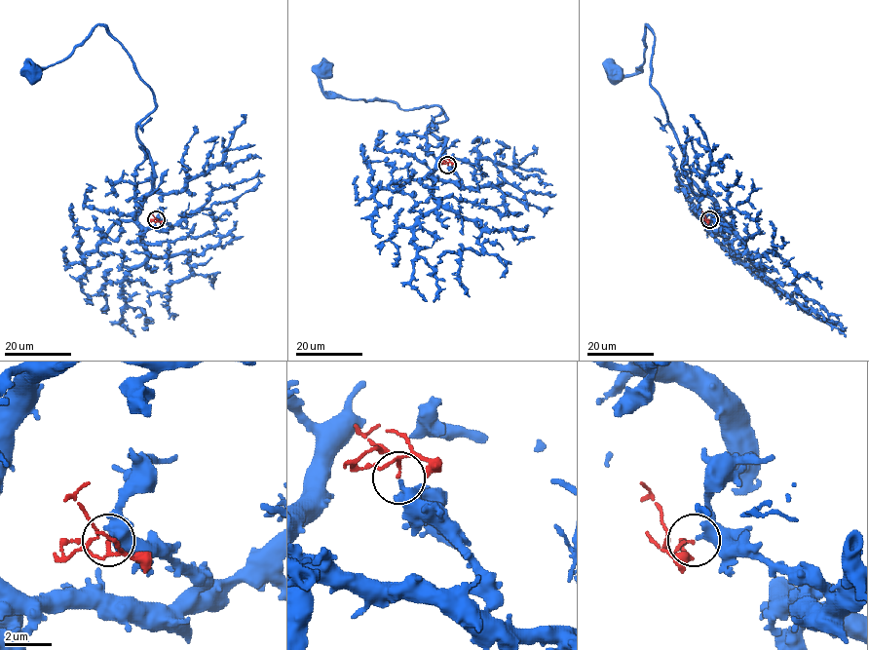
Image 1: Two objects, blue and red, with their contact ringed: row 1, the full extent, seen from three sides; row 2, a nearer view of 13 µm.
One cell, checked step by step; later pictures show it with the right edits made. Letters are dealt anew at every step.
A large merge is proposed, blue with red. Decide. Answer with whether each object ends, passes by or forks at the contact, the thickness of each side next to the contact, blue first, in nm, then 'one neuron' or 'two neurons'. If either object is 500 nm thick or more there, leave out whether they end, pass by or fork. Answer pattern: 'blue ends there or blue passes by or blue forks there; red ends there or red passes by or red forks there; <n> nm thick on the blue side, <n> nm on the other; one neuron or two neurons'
blue ends there; red passes by; 400 nm thick on the blue side, 90 nm on the other; two neurons

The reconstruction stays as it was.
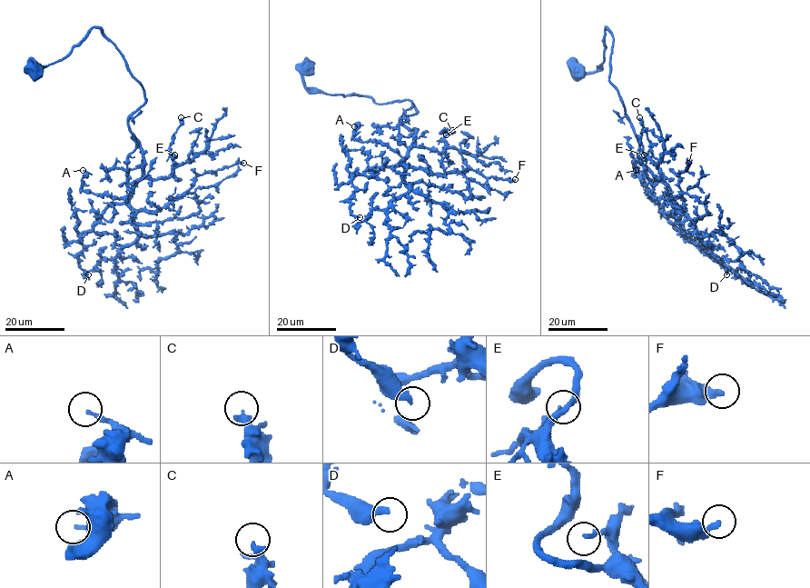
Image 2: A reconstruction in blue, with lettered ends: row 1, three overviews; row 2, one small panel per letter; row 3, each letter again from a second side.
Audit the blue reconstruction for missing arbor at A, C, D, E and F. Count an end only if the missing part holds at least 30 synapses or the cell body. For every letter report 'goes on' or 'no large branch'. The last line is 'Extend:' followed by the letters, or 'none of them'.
A: no large branch
C: no large branch
D: no large branch
E: no large branch
F: no large branch
Extend: none of them

